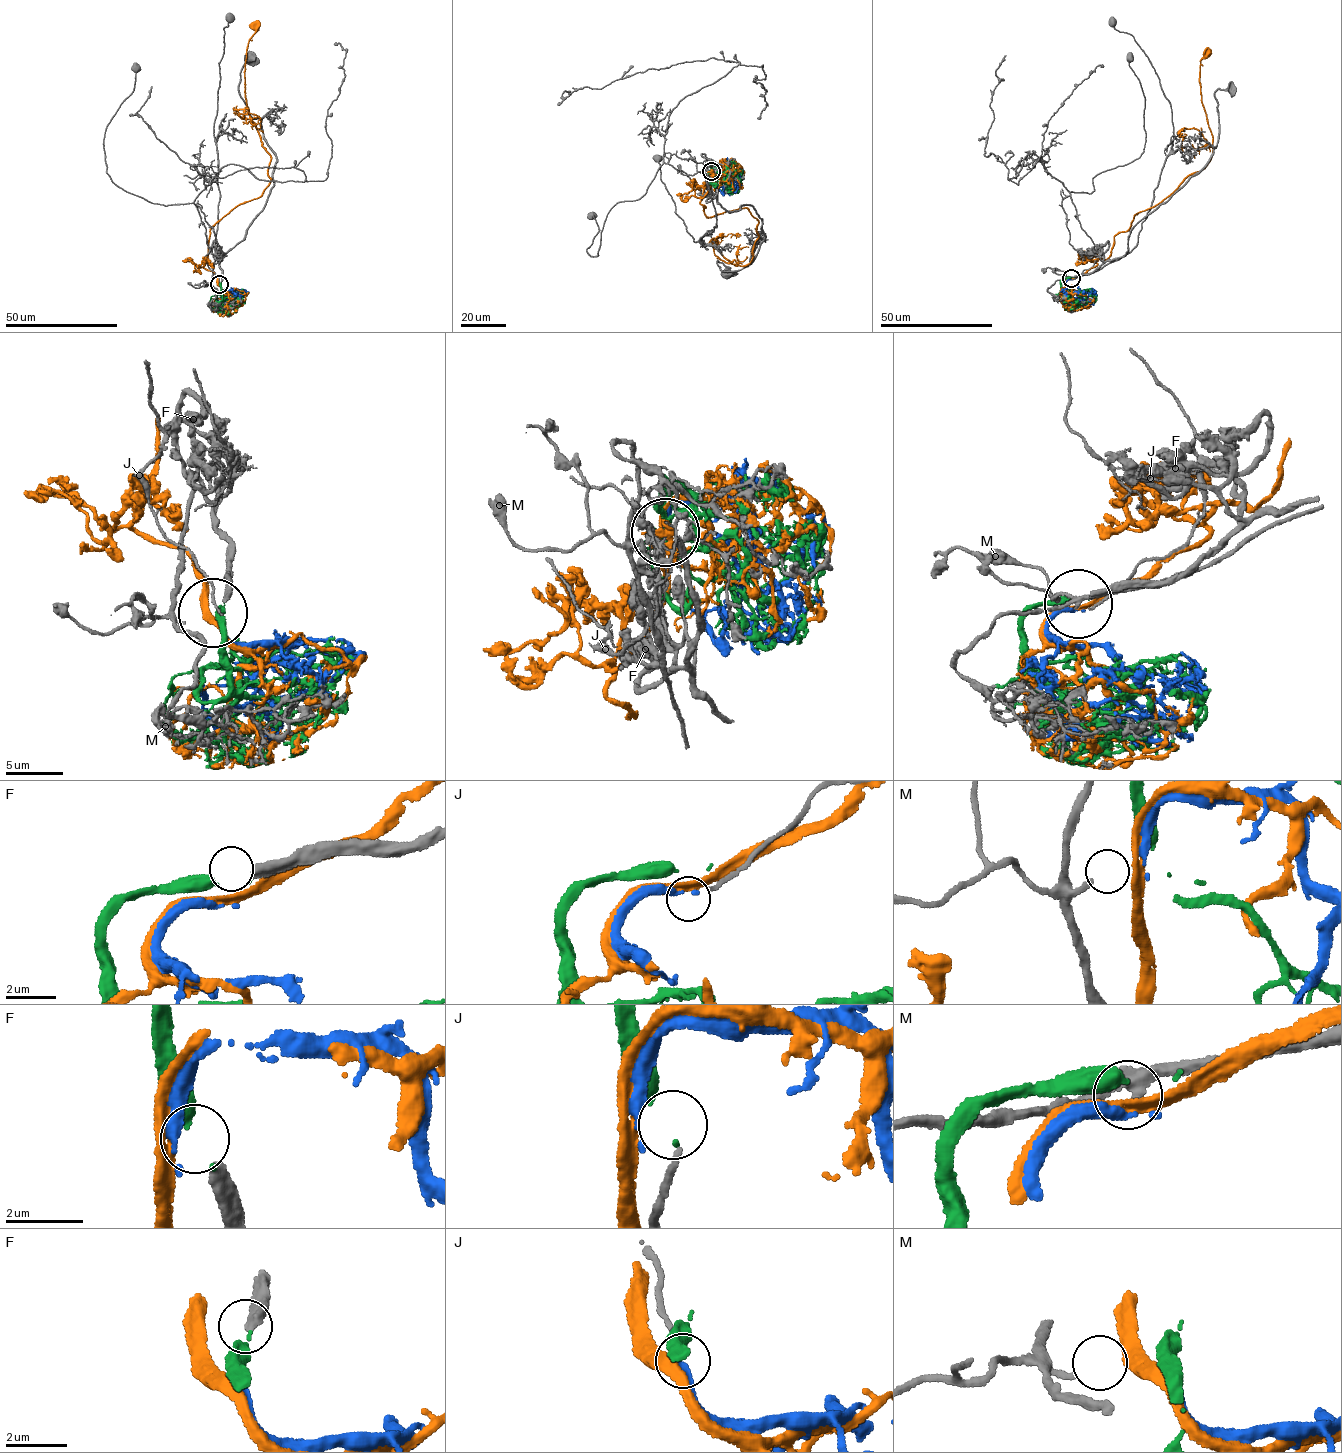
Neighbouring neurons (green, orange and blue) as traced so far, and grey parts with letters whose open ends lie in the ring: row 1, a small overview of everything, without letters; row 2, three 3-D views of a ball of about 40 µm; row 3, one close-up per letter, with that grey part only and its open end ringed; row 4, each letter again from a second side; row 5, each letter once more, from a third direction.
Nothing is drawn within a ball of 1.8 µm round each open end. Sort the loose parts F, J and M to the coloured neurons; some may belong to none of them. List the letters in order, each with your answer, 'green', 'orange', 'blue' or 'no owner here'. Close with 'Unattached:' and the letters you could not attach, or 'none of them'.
F: green
J: no owner here
M: no owner here
Unattached: J, M

